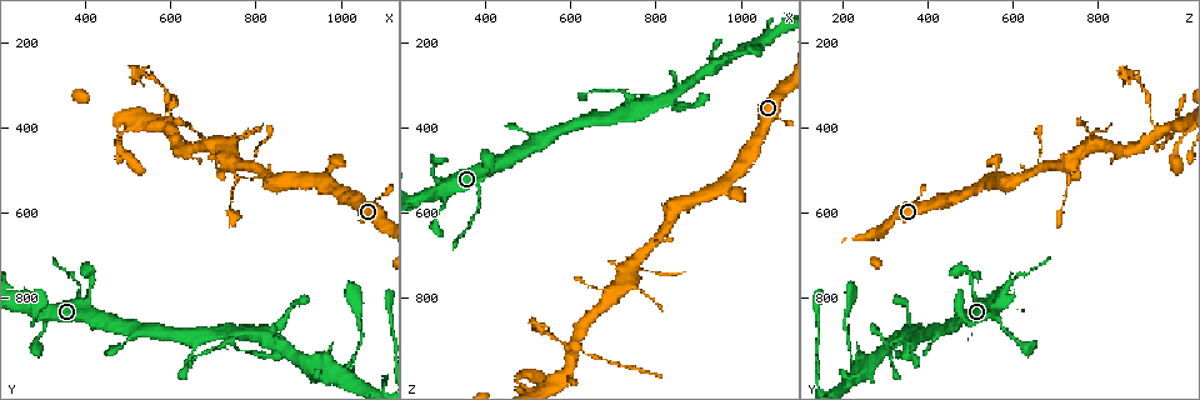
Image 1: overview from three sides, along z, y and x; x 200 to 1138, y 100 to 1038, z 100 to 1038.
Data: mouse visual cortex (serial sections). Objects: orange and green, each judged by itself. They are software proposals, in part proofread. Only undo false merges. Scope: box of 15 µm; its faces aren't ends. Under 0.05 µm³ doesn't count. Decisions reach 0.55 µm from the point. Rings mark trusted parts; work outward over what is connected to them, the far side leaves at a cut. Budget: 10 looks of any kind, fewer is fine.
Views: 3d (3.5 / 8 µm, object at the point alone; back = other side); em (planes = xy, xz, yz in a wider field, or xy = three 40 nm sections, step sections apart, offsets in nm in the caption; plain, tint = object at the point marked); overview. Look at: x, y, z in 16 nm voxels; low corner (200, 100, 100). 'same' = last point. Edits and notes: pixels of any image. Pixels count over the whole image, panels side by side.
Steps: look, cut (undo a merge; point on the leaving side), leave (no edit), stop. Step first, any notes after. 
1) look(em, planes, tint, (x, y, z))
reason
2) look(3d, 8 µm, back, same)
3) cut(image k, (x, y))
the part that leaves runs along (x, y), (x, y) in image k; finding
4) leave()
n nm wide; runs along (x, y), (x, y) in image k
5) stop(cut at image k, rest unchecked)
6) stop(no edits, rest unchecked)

look(3d, 3.5 µm, (765, 915, 320))
three arms meet

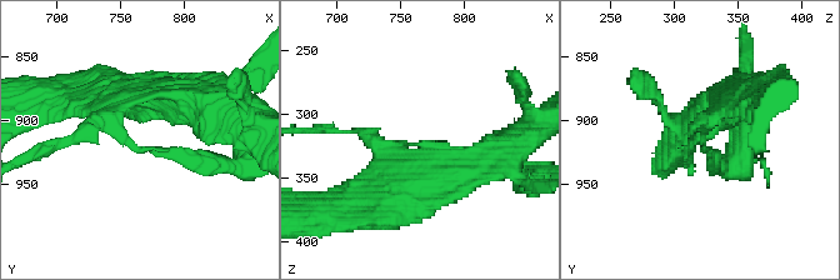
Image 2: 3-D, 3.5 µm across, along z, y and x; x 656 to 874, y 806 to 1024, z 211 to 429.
look(em, xy, step 3, plain, (760, 916, 322))
3 arms; arms of 150, 150, 200 nm; need the tissue

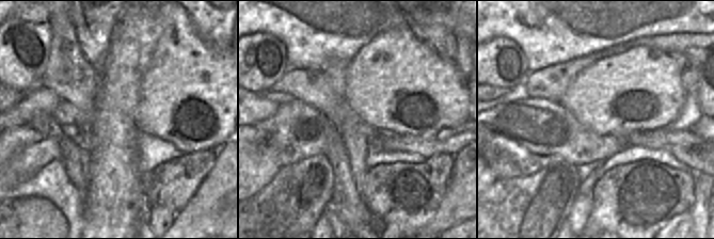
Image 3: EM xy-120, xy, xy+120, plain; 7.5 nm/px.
look(em, xy, step 3, tint, same)
where the object lies

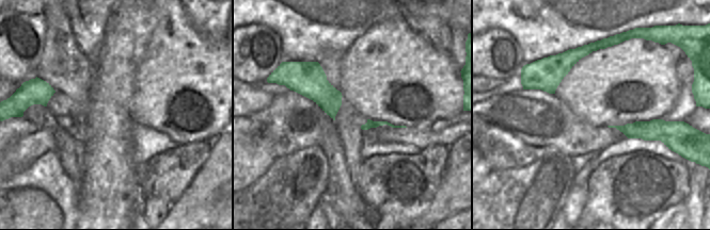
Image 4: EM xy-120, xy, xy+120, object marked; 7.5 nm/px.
leave()
all the same cell

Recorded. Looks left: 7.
look(3d, 3.5 µm, (740, 565, 720))
thin neck

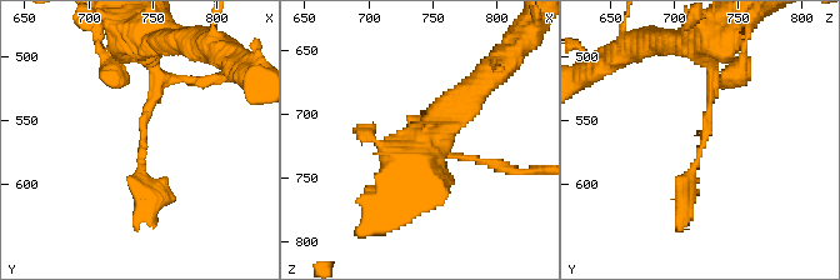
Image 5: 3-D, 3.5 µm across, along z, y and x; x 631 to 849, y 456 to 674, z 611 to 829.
look(em, xy, step 5, tint, (740, 560, 728))
shape alone is not enough

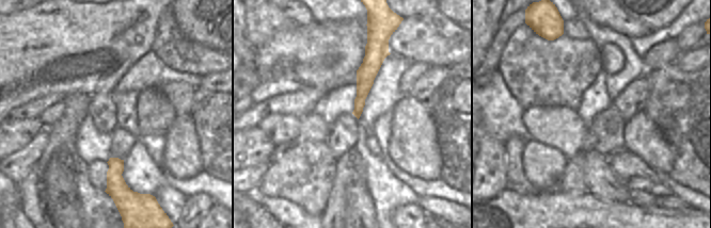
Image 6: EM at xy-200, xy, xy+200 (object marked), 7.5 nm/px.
leave()
one cell here

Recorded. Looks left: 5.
look(3d, 3.5 µm, (680, 450, 945))
a narrow waist

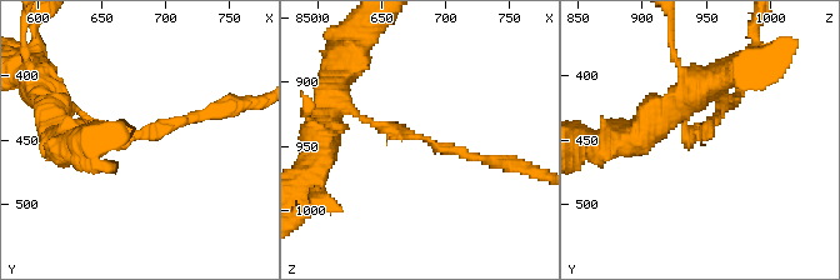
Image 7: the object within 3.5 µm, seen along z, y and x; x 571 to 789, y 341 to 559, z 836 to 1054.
look(em, xy, step 3, tint, (686, 448, 942))
now the EM

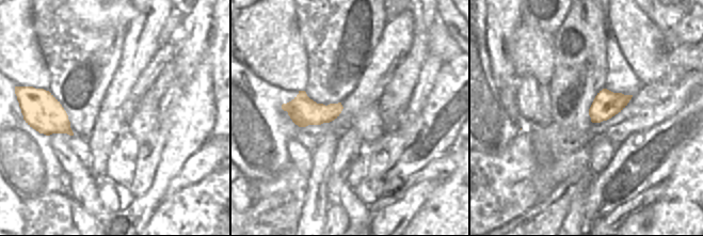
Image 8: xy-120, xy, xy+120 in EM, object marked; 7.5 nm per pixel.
leave()
160 nm wide; runs along (353, 109), (436, 148), (498, 160) in image 7; all the same cell

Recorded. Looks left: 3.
look(3d, 3.5 µm, (475, 425, 995))
a narrow waist

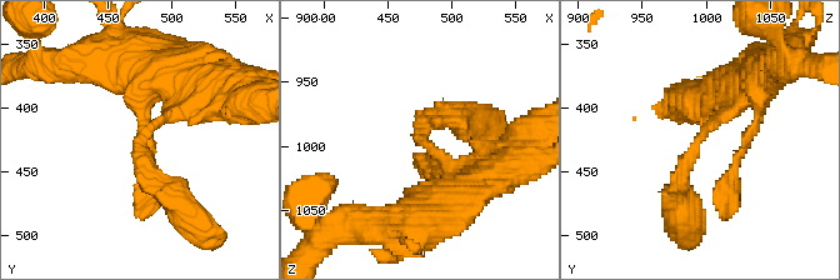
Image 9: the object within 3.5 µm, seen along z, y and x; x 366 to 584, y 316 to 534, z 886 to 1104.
look(em, planes, tint, (478, 422, 998))
arms of 250, 300 nm

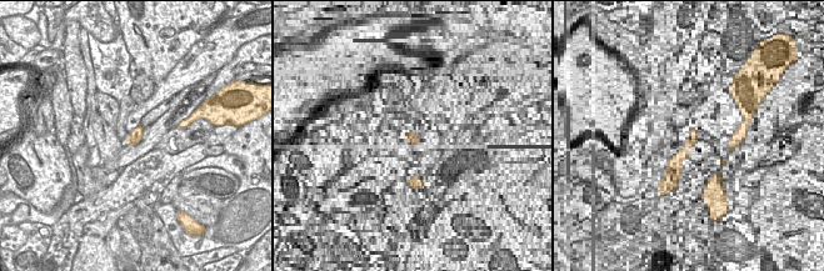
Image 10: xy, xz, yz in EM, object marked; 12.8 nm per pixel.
leave()
170 nm wide; runs along (733, 94), (685, 159), (675, 201) in image 9; one cell here

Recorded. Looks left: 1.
stop(no edits, rest unchecked)

